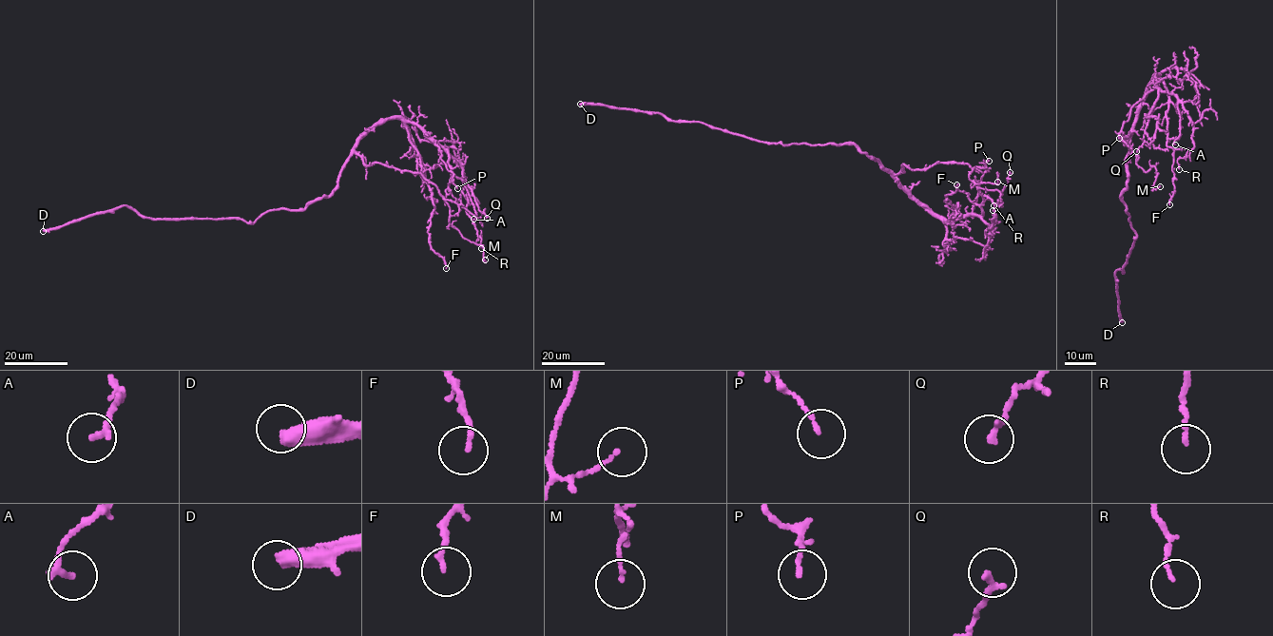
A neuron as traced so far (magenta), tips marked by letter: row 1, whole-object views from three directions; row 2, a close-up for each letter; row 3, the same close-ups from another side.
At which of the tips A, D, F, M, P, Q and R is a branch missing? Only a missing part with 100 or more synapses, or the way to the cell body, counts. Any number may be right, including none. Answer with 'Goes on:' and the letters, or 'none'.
Goes on: D

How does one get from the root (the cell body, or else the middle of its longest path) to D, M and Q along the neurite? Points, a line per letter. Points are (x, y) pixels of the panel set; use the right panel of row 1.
D: (1127, 185), (1121, 196), (1137, 236), (1123, 268), (1124, 273), (1119, 269), (1114, 274), (1122, 322)
M: (1127, 185), (1130, 134), (1124, 144), (1127, 136), (1118, 135), (1139, 166), (1155, 166), (1153, 187), (1160, 186)
Q: (1127, 185), (1127, 157), (1137, 107), (1156, 73), (1158, 99), (1147, 116), (1158, 118), (1155, 137), (1136, 151)

